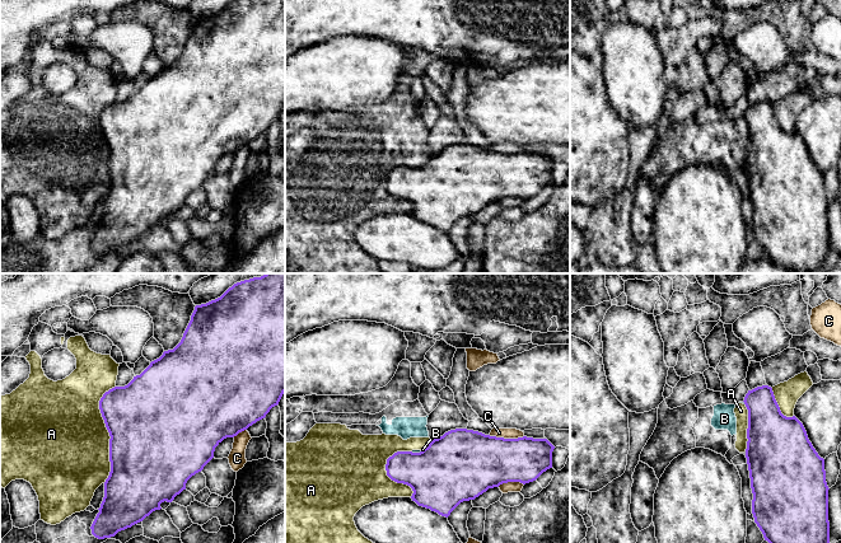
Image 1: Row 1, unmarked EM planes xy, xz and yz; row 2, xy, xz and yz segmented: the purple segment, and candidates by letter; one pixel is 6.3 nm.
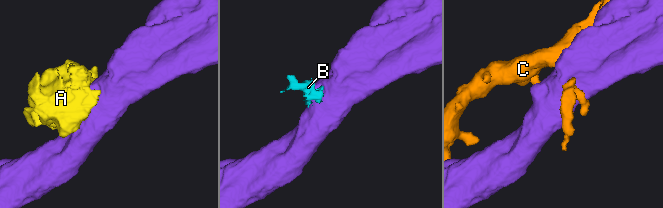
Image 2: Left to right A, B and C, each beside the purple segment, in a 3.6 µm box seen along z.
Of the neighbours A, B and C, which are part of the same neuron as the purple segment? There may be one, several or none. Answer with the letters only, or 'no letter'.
no letter

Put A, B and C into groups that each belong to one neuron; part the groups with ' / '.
A B / C

